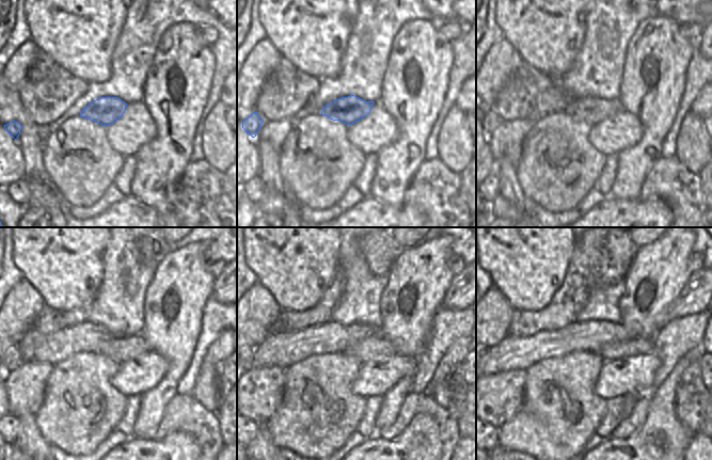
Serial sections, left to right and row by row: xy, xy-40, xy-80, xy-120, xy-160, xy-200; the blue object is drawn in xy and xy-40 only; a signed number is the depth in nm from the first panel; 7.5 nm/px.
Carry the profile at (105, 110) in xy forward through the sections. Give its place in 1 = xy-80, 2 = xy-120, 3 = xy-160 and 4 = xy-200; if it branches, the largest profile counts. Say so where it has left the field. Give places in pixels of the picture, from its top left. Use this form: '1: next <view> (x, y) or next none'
1: next xy-80 (591, 110)
2: next xy-120 (120, 350)
3: next xy-160 (376, 347)
4: next xy-200 (621, 349)

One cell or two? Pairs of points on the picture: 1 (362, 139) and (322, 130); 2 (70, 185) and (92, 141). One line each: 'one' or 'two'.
1: two
2: one

